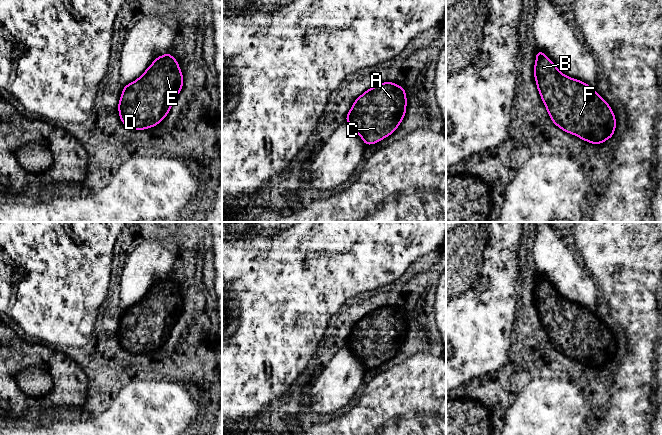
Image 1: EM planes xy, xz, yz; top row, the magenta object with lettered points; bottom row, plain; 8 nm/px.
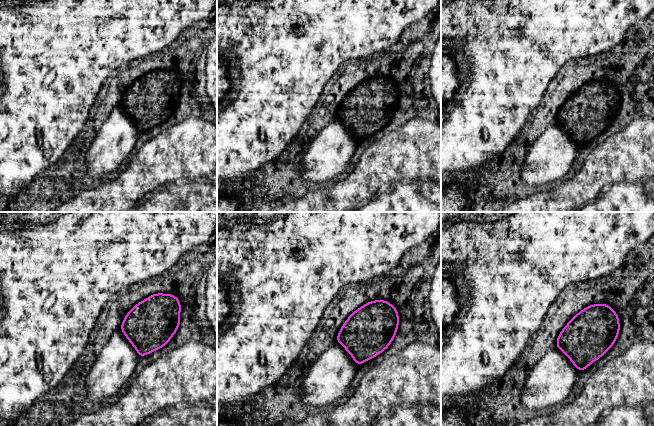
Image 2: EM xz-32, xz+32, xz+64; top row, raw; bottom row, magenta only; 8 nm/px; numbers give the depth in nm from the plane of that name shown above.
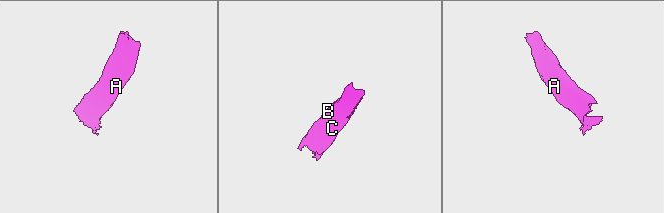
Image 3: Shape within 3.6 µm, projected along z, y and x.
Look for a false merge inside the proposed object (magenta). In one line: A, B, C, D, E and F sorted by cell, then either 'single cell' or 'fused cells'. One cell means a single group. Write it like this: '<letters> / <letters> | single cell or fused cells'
A B C D E F | single cell

